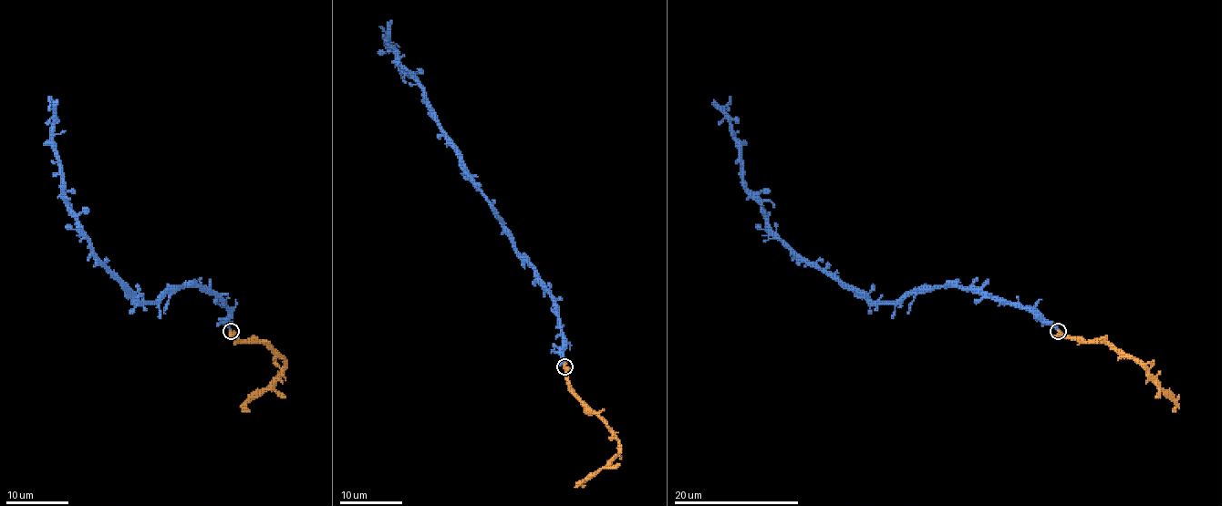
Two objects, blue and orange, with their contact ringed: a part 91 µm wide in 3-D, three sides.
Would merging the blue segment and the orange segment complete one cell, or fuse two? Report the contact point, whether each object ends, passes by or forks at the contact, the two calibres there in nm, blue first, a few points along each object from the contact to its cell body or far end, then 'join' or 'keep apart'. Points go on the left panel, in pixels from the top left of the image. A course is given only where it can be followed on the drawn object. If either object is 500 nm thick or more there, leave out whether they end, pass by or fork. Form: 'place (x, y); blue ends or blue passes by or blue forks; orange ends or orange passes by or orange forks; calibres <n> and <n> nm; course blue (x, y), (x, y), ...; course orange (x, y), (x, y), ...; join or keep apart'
place (231, 331); blue ends; orange passes by; calibres 240 and 240 nm; course blue (231, 330), (229, 310), (212, 293), (178, 286), (158, 301), (140, 301), (101, 262), (67, 200), (48, 97); course orange (231, 330), (242, 341), (262, 341), (285, 363), (285, 368), (242, 411); join

